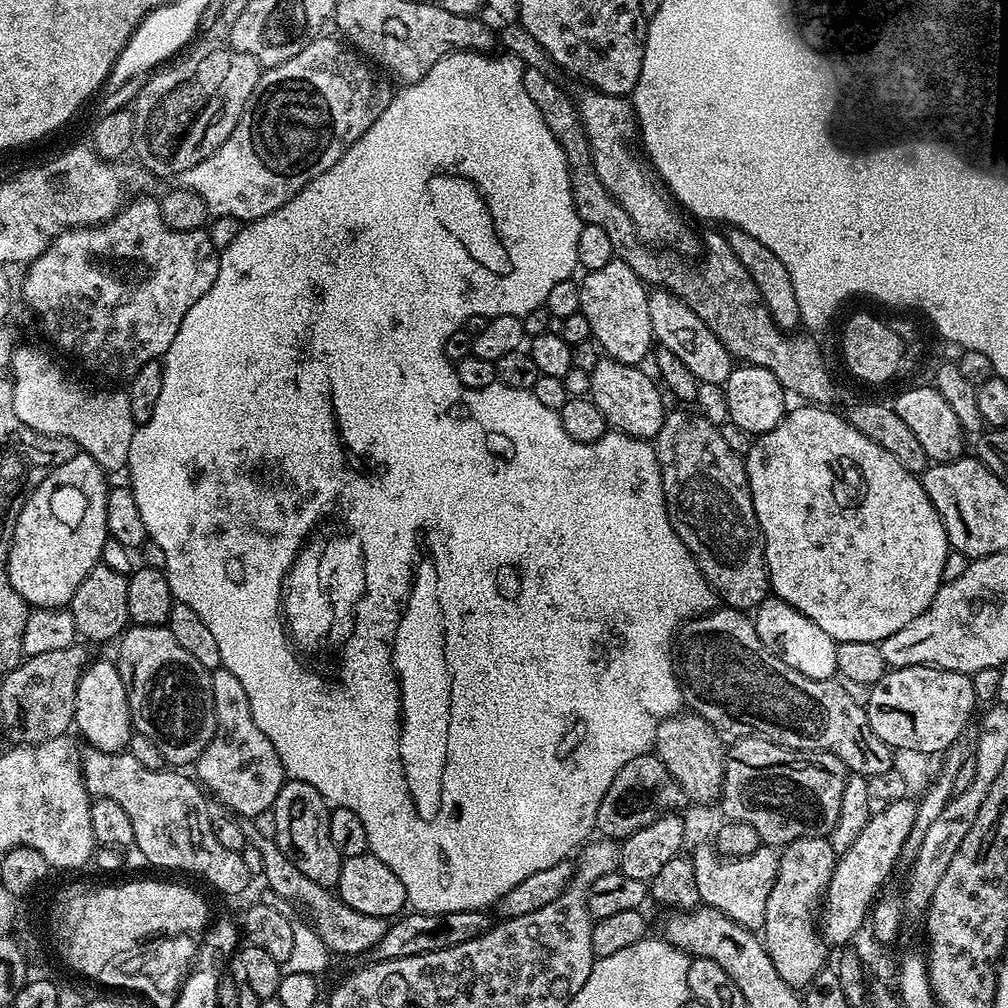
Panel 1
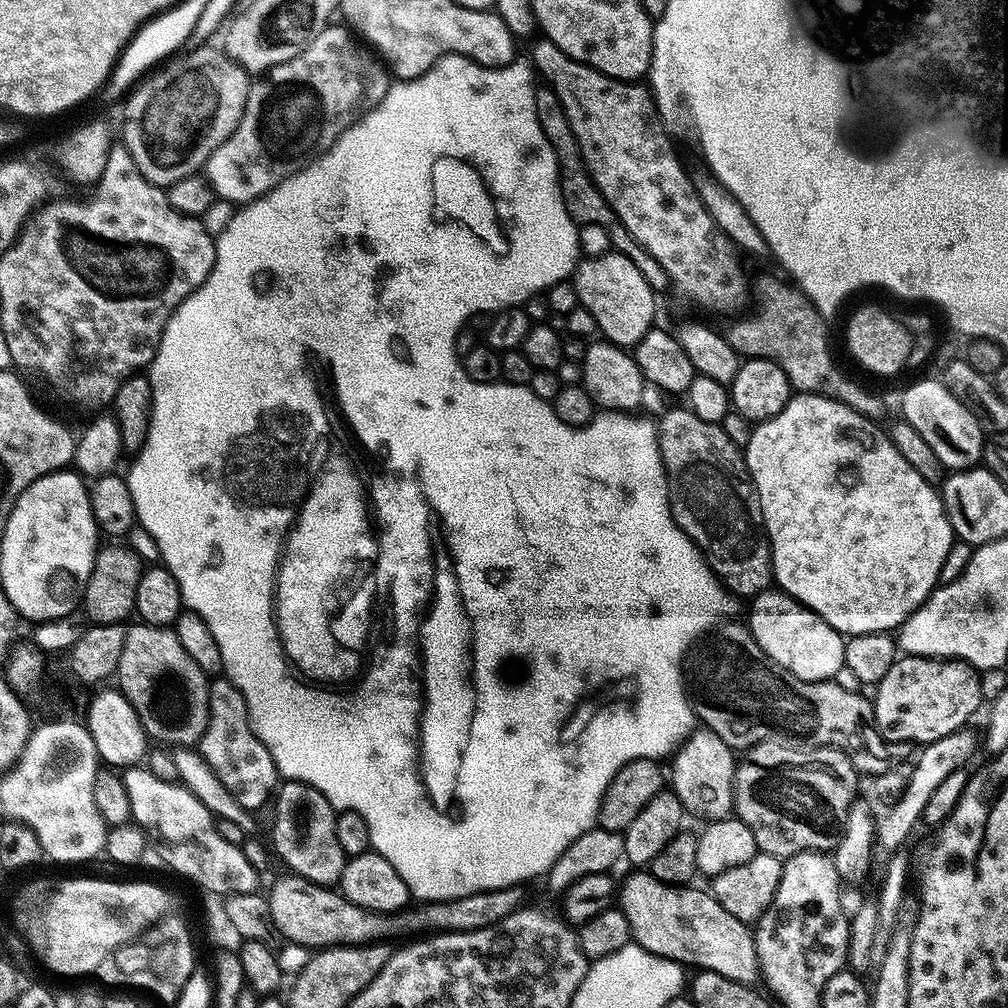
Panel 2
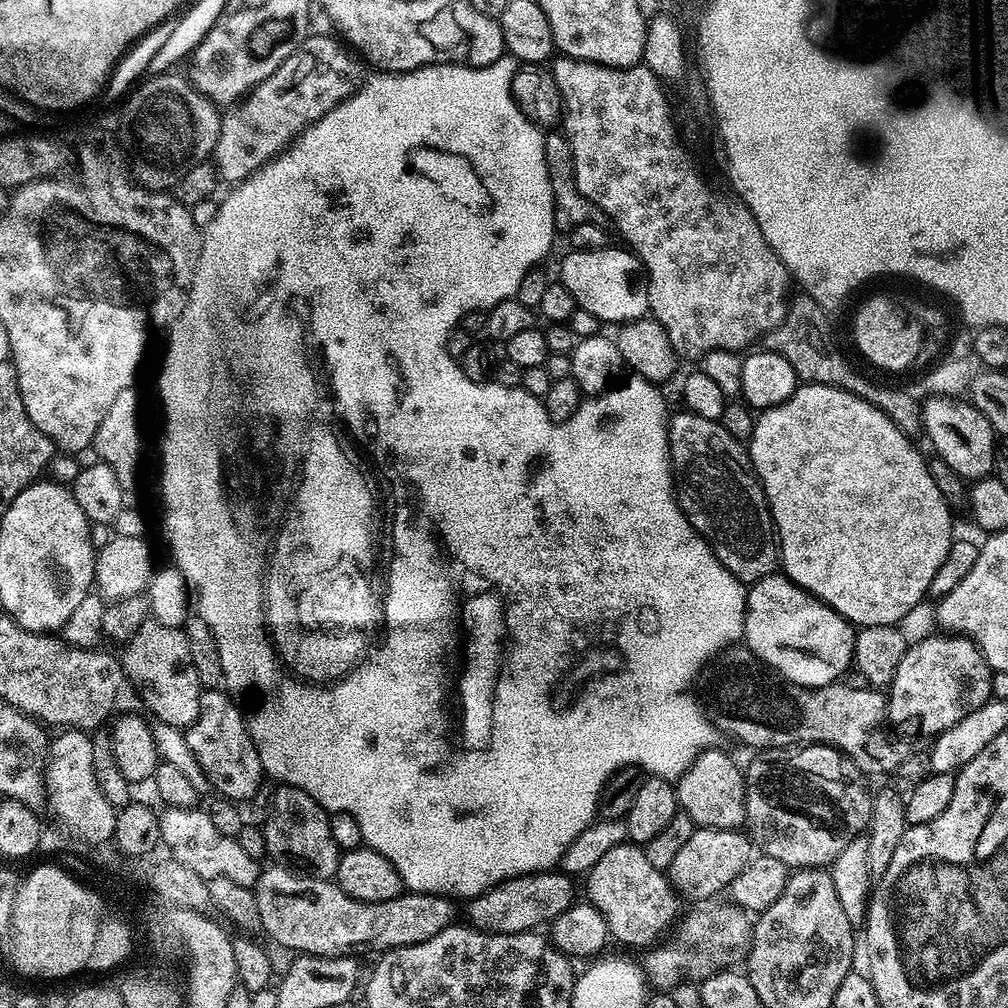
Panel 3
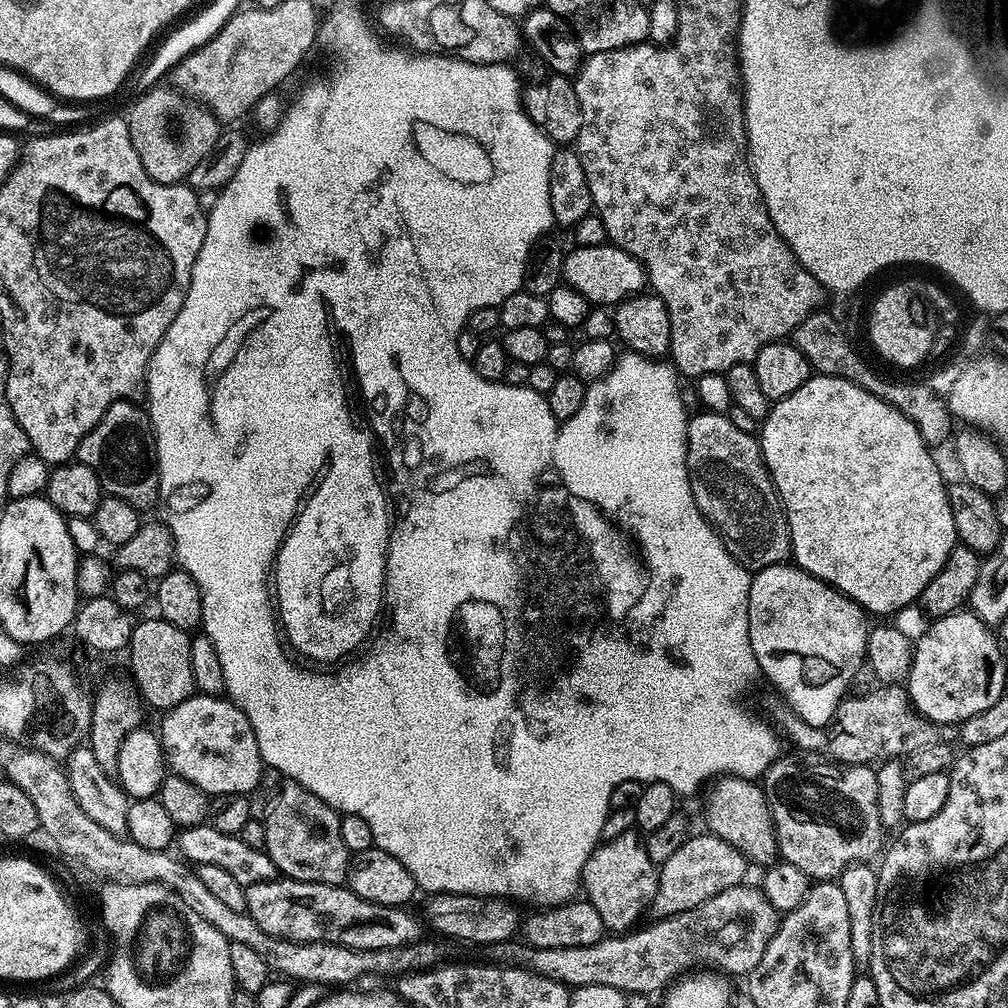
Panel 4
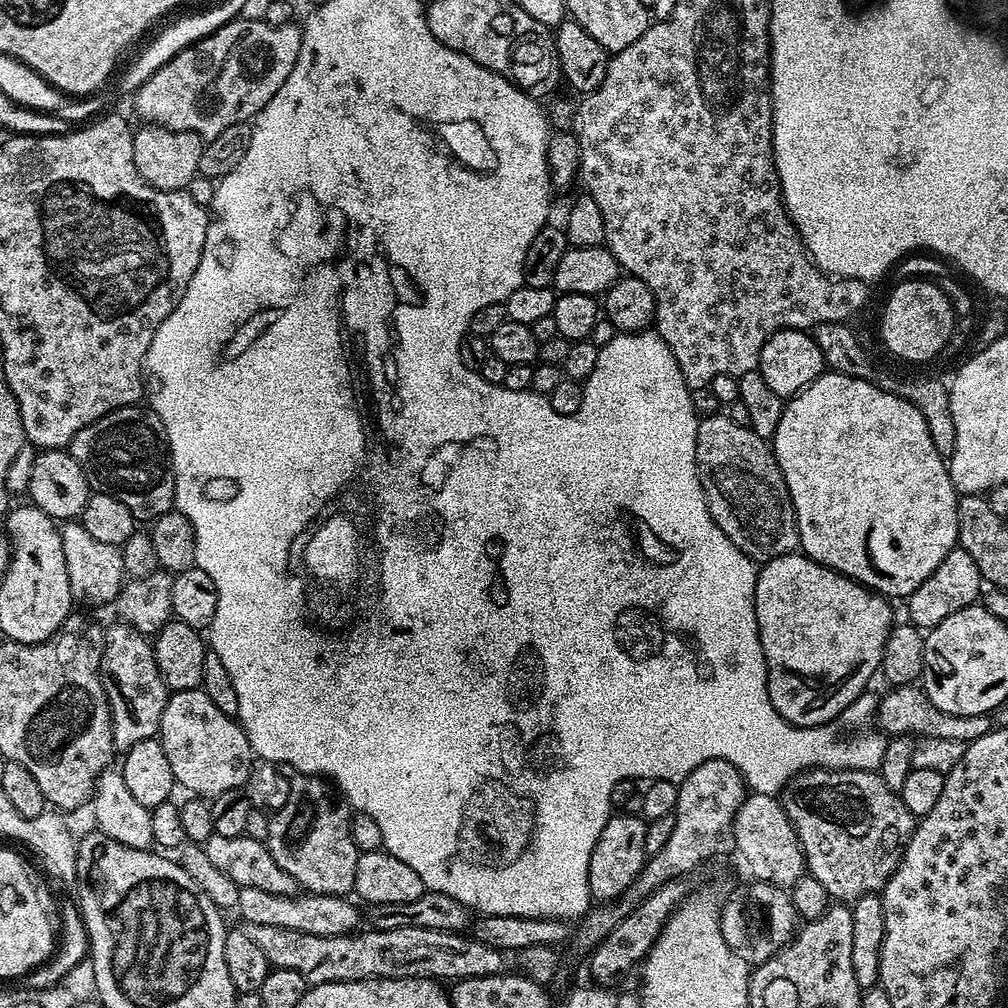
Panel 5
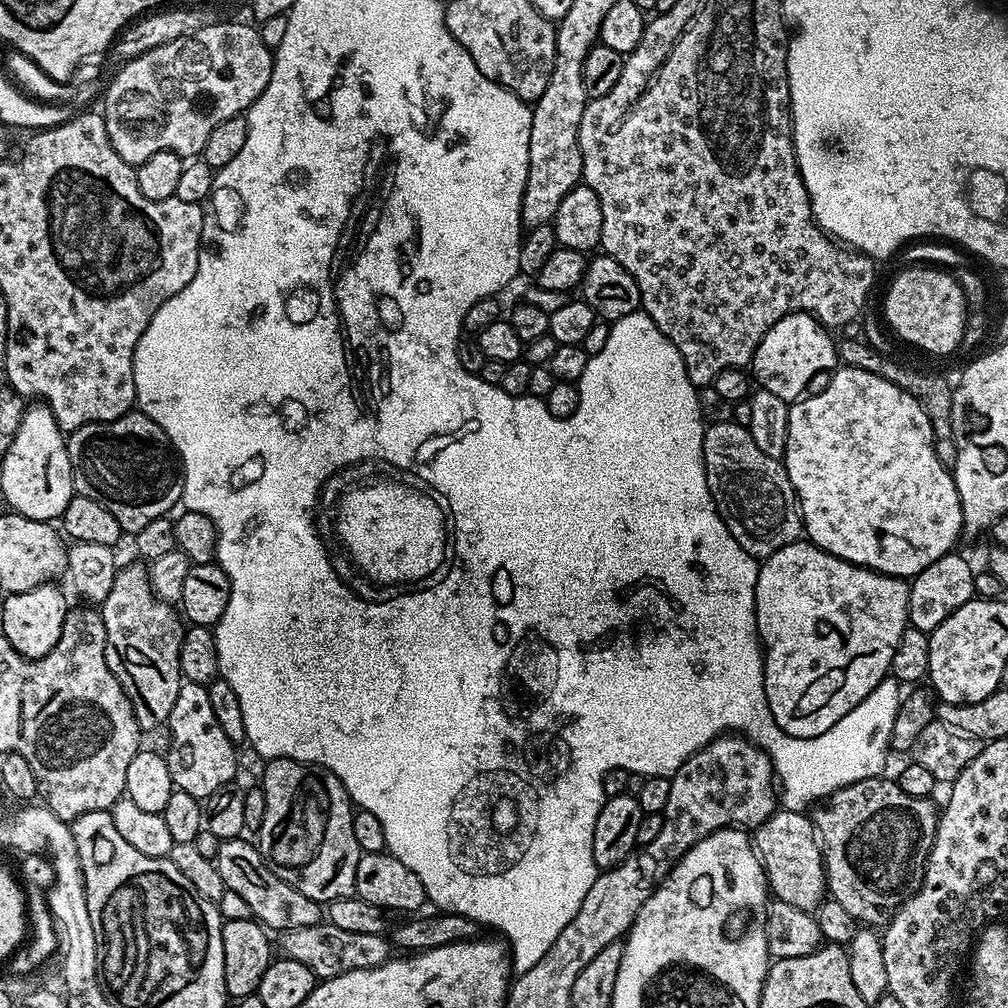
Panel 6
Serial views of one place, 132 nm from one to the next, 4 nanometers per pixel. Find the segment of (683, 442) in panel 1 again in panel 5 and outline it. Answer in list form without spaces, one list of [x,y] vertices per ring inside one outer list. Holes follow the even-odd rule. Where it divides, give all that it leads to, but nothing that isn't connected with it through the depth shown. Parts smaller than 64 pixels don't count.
[[[727,414],[703,417],[696,425],[696,473],[704,491],[714,522],[742,550],[756,562],[767,562],[800,548],[796,525],[796,511],[788,493],[782,470],[776,461],[769,441],[758,438],[752,428],[738,426]]]

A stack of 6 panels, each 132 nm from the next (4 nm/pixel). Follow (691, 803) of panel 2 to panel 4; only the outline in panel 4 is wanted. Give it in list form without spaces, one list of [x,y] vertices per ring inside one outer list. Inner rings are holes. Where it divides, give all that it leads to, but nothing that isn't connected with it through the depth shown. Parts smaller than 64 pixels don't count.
[[[725,776],[715,784],[716,789],[708,802],[707,831],[733,844],[753,865],[777,863],[776,827],[772,825],[772,812],[763,787],[756,780],[744,780],[740,776]]]

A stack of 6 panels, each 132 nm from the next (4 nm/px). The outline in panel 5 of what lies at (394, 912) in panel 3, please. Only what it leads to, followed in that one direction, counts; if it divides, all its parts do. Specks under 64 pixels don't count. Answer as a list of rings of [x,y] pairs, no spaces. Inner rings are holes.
[[[242,888],[238,894],[238,902],[236,903],[235,911],[240,912],[241,921],[249,924],[257,924],[258,926],[282,926],[286,930],[298,930],[306,934],[322,934],[323,936],[337,936],[338,934],[346,934],[347,932],[355,932],[361,927],[362,912],[359,912],[354,905],[351,904],[351,899],[342,896],[318,896],[315,894],[297,894],[295,896],[283,896],[282,894],[266,894],[266,890],[254,890],[253,888]]]

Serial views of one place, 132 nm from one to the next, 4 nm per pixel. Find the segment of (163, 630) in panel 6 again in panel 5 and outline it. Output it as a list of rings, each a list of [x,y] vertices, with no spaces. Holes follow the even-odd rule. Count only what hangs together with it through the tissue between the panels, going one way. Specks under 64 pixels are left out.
[[[116,622],[112,629],[109,627],[104,634],[100,680],[104,683],[104,693],[112,715],[113,749],[123,754],[138,746],[138,742],[153,739],[160,731],[162,710],[170,690],[158,670],[149,637],[123,622]]]

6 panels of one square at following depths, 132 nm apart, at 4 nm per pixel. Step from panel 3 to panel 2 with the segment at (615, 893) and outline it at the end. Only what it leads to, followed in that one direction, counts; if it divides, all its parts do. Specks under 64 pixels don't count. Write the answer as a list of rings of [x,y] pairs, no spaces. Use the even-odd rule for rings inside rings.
[[[632,870],[618,888],[618,907],[626,914],[626,922],[632,931],[632,940],[650,954],[676,960],[679,964],[706,972],[717,972],[739,984],[755,985],[761,979],[760,963],[756,953],[753,929],[744,924],[730,910],[726,910],[712,897],[711,891],[693,886],[667,884],[652,876],[648,870]]]

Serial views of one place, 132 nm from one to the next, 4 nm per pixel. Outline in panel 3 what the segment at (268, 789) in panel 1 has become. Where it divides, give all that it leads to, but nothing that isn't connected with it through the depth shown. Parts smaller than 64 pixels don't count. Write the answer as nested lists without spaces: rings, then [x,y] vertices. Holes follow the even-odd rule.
[[[201,691],[200,708],[188,725],[184,738],[186,746],[198,760],[198,766],[202,766],[209,785],[213,789],[217,788],[221,797],[233,802],[245,802],[259,790],[260,776],[265,775],[260,764],[262,752],[252,741],[241,705],[227,691]]]

